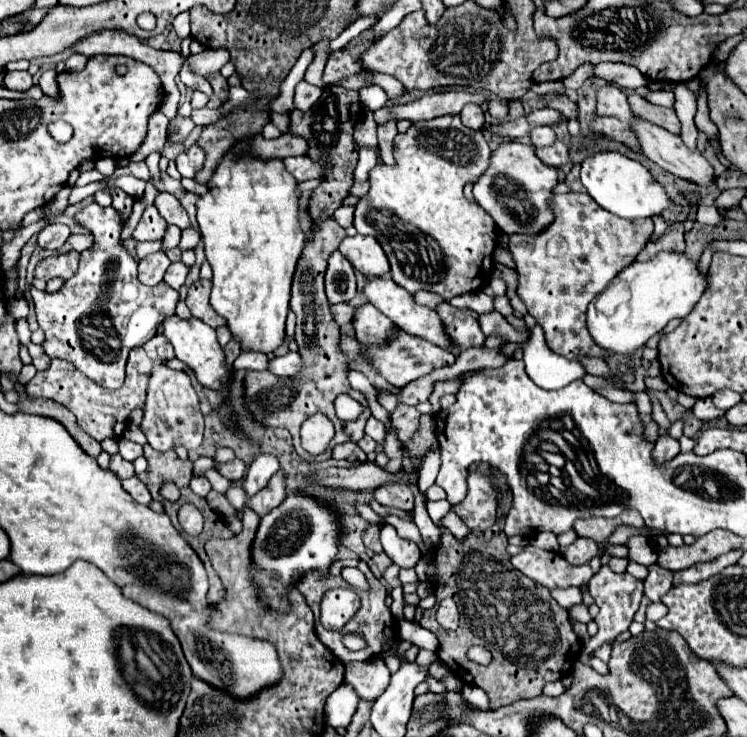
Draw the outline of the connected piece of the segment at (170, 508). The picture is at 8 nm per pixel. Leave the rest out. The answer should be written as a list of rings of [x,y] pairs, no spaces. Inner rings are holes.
[[[144,445],[144,457],[148,461],[148,469],[144,473],[138,475],[138,479],[148,487],[152,499],[164,503],[164,511],[172,517],[172,521],[176,523],[176,529],[184,535],[182,527],[178,525],[178,519],[176,519],[176,513],[178,509],[184,505],[184,503],[192,503],[194,501],[194,493],[190,489],[190,479],[192,479],[192,461],[182,461],[174,451],[166,451],[166,453],[160,453],[160,451],[154,451],[150,445]],[[164,481],[172,481],[178,485],[182,497],[180,501],[176,503],[170,503],[166,501],[158,489]]]

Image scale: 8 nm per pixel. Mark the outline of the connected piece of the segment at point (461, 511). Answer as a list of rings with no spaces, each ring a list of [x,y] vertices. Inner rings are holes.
[[[468,473],[468,493],[466,499],[458,505],[452,505],[452,511],[468,525],[470,531],[484,531],[496,523],[498,509],[498,489],[482,473]]]

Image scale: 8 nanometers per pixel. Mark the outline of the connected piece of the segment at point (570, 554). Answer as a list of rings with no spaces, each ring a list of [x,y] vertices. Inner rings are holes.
[[[578,537],[572,545],[562,549],[562,557],[574,565],[588,563],[596,553],[598,553],[598,545],[594,539],[588,539],[588,537]]]

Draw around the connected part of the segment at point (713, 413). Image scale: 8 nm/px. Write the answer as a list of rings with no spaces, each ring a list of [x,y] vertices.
[[[698,399],[698,403],[694,405],[692,413],[694,413],[700,421],[710,421],[710,419],[718,419],[718,417],[722,417],[726,411],[714,407],[712,399]]]

